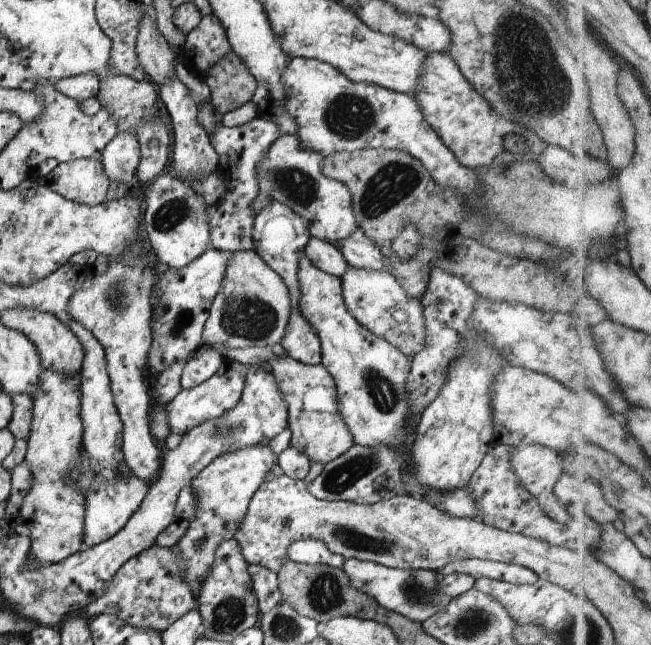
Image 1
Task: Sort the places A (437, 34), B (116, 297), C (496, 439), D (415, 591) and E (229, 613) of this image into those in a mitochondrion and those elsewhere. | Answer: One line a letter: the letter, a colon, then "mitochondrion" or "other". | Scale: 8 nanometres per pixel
A: other
B: mitochondrion
C: other
D: mitochondrion
E: mitochondrion

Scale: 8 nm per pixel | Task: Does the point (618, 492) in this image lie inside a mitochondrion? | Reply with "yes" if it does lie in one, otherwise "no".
yes

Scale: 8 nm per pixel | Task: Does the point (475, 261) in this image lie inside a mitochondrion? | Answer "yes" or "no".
no

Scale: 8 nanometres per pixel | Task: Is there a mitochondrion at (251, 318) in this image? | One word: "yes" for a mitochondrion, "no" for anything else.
yes

